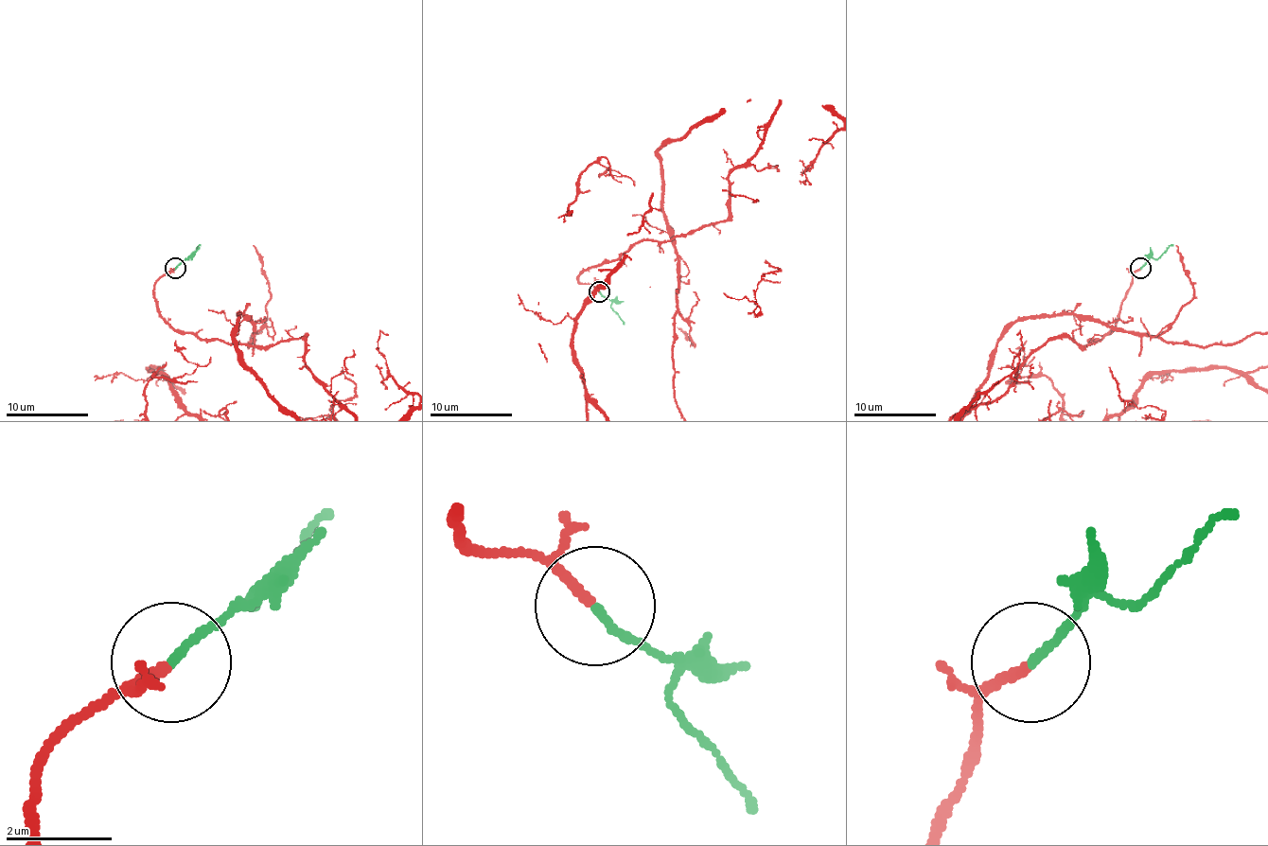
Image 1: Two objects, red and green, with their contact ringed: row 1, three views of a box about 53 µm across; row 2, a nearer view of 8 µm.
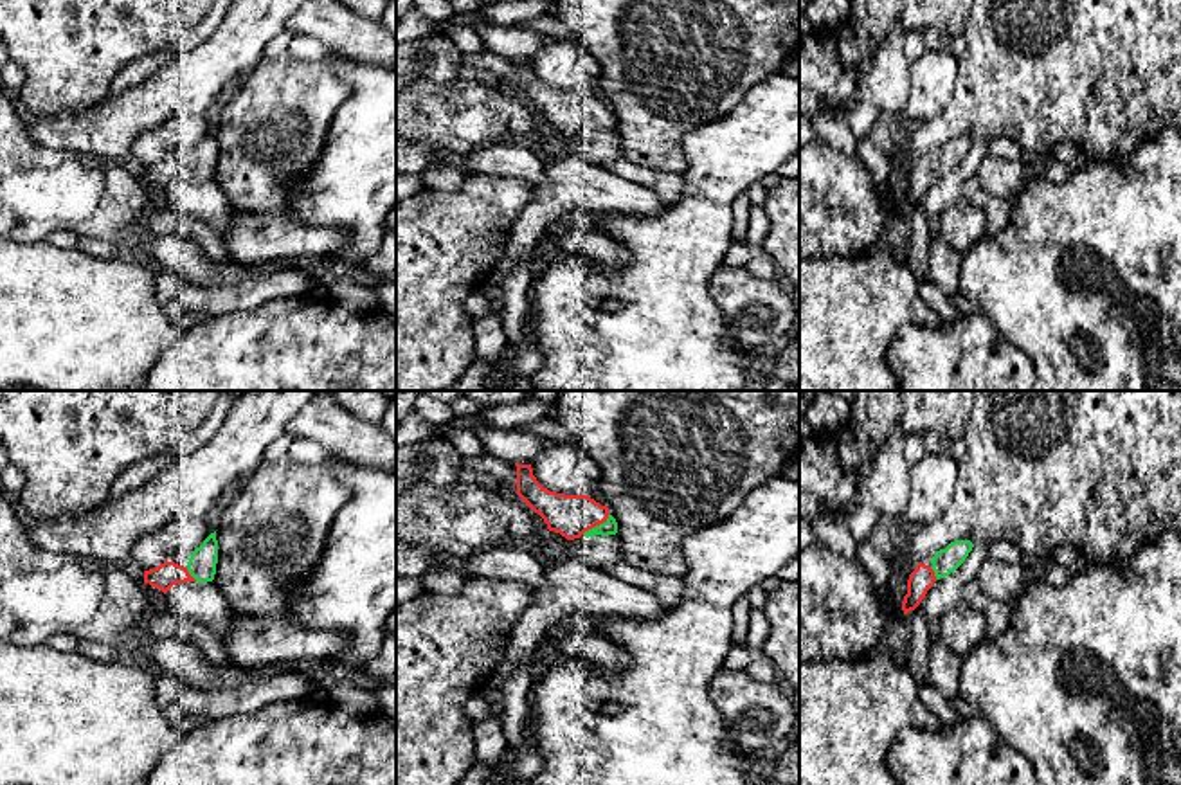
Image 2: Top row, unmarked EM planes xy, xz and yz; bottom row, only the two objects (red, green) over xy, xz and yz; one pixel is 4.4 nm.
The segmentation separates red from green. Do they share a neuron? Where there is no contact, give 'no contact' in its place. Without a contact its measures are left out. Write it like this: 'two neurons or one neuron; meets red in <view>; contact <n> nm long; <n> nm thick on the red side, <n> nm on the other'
one neuron; meets red in xz; contact 160 nm long; 190 nm thick on the red side, 70 nm on the other

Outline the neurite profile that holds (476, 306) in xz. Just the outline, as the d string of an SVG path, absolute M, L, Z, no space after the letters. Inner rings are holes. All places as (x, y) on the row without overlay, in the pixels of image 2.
M484 286L475 290L466 301L464 301L464 313L473 320L482 319L490 313L490 299L484 292Z

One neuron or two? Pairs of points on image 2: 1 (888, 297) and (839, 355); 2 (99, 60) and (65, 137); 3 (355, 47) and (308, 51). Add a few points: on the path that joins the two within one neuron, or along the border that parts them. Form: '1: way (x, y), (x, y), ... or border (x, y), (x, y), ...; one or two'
1: way (874, 312), (845, 341); one
2: border (105, 98), (85, 108), (36, 117); two
3: border (294, 33), (314, 36), (326, 49); two

